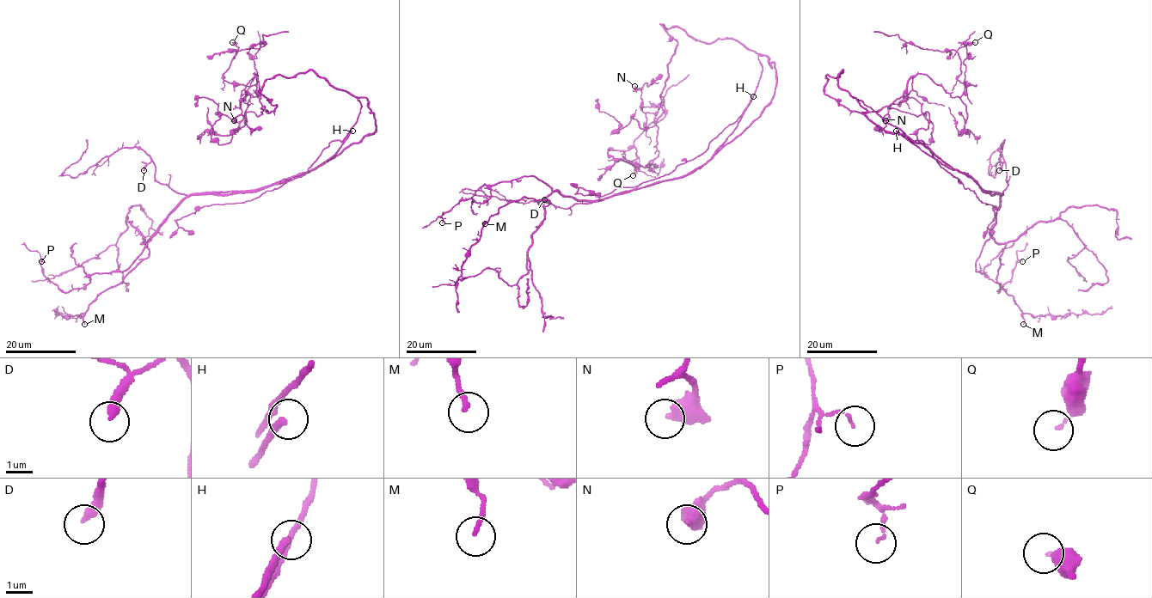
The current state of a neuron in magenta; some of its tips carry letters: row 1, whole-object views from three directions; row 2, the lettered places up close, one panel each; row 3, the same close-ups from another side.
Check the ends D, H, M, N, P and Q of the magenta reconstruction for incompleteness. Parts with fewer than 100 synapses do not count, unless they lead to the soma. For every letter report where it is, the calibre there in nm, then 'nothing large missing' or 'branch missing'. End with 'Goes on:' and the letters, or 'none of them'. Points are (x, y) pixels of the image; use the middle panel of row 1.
D: place (544, 199); calibre 360 nm; nothing large missing
H: place (753, 96); calibre 170 nm; branch missing
M: place (485, 223); calibre 150 nm; nothing large missing
N: place (634, 86); calibre 480 nm; nothing large missing
P: place (442, 222); calibre 80 nm; nothing large missing
Q: place (633, 175); calibre 140 nm; nothing large missing
Goes on: H

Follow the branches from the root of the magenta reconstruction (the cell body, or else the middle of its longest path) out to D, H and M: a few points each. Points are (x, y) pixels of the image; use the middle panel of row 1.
D: (759, 79), (750, 102), (723, 146), (689, 173), (587, 204), (574, 204), (566, 209), (555, 207), (544, 199)
H: (759, 79), (748, 106), (753, 96)
M: (759, 79), (723, 146), (689, 173), (599, 199), (553, 191), (545, 206), (548, 199), (522, 197), (485, 223)

